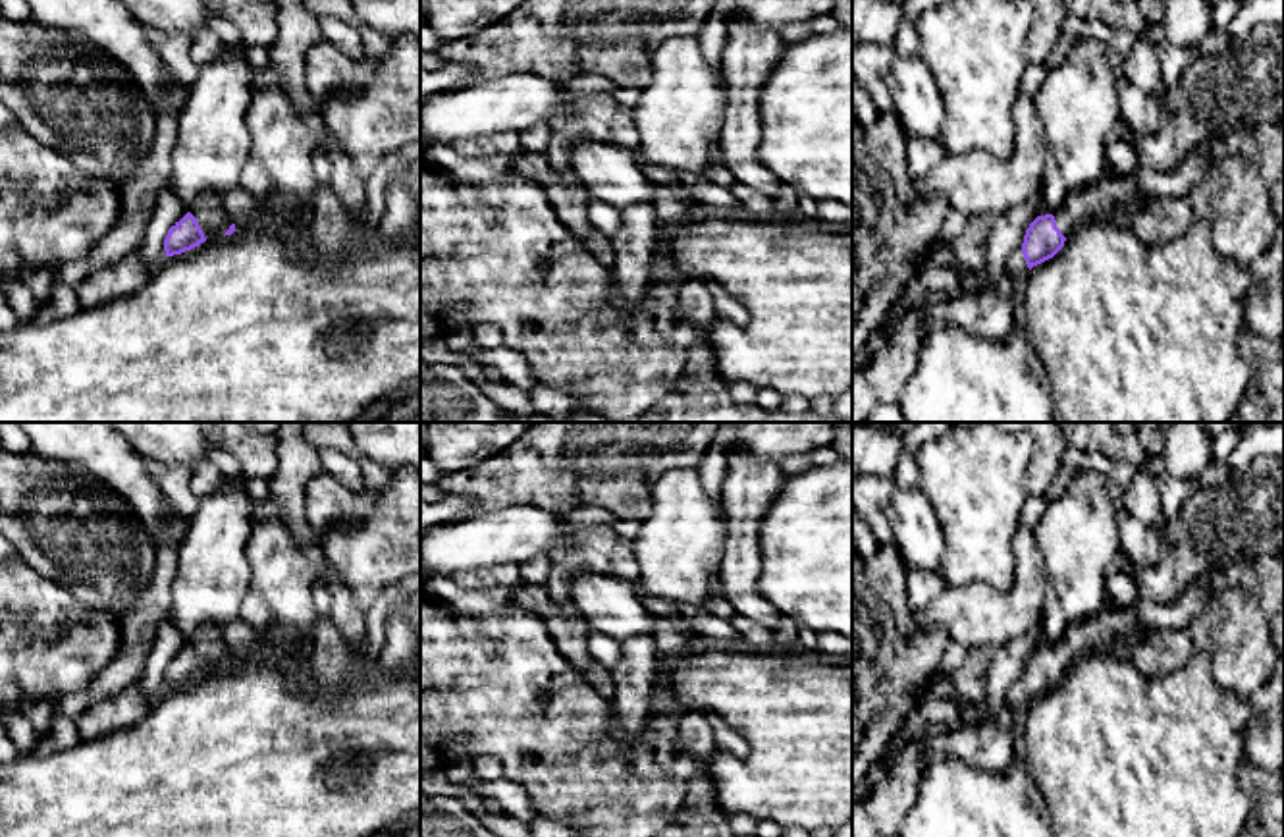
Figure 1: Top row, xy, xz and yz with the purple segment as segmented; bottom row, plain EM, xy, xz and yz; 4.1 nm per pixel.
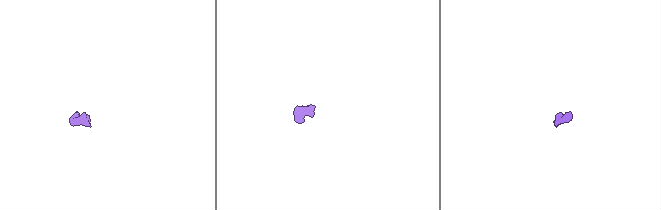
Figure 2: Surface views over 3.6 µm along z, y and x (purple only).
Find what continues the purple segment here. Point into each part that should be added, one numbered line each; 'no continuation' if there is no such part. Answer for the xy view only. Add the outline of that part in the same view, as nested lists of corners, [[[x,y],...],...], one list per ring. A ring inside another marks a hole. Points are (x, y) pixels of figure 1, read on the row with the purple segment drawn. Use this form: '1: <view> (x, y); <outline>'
1: xy (209, 209); [[[204,189],[195,199],[191,214],[197,218],[206,239],[224,235],[233,224],[220,193],[214,189]]]

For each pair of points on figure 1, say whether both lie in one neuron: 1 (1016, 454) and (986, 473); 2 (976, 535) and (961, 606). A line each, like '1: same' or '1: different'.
1: same
2: different

